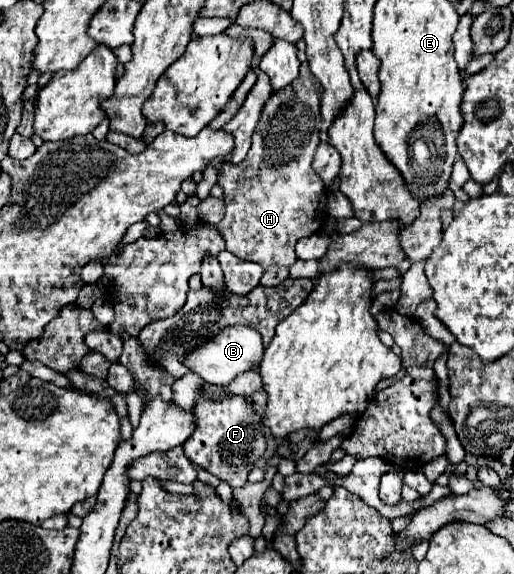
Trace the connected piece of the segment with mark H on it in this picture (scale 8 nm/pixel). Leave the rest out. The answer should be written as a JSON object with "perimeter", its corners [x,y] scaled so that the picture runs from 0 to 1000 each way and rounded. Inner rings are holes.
{"perimeter":[[[588,110],[580,138],[541,162],[529,162],[529,169],[518,176],[479,277],[467,287],[432,287],[424,298],[424,322],[432,326],[440,350],[440,375],[424,389],[424,402],[440,416],[440,434],[475,455],[494,455],[510,465],[564,465],[576,455],[576,420],[619,406],[638,378],[634,326],[607,294],[611,263],[623,249],[623,166],[626,148],[619,148],[619,138],[603,127],[599,110]]]}

